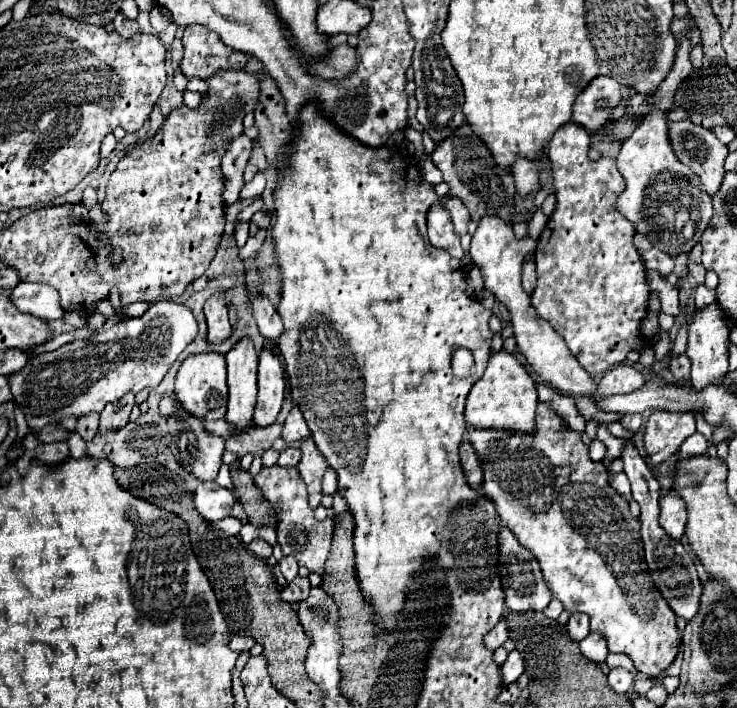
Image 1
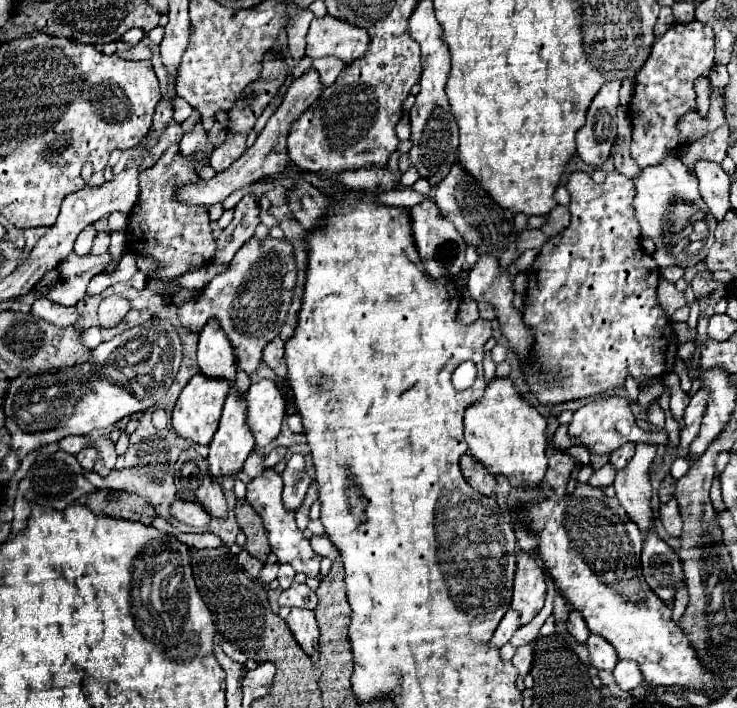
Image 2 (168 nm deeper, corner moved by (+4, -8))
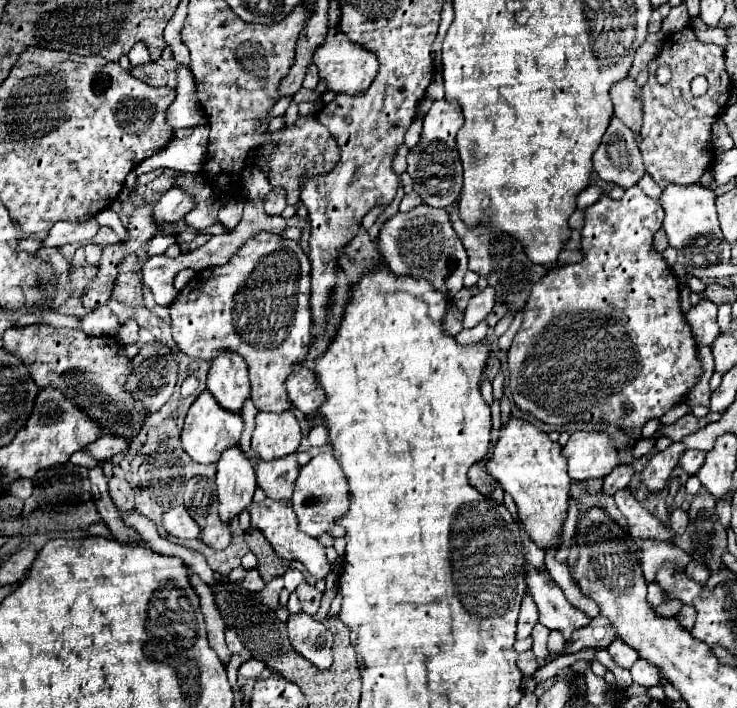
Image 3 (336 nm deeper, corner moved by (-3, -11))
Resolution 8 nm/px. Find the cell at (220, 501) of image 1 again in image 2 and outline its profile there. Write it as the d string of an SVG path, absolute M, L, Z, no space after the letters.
M177 500L171 508L171 514L189 526L207 526L211 522L211 516L207 516L207 510L199 502Z

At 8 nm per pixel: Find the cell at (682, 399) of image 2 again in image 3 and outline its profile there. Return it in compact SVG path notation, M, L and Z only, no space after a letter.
M686 451L680 459L680 467L684 469L686 475L696 475L698 467L702 467L704 459L706 459L706 455L702 451Z

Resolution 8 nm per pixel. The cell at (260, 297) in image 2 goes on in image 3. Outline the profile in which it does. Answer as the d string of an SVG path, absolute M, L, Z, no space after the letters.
M262 233L262 235L256 235L254 239L248 239L240 249L238 253L232 255L230 263L222 265L222 267L208 267L208 269L202 269L194 275L194 279L186 285L186 289L182 289L178 293L178 297L172 301L170 305L170 319L172 319L172 335L174 335L174 343L176 347L188 355L188 357L194 357L194 359L206 359L206 361L212 361L214 357L218 357L218 353L222 351L234 351L238 355L242 355L248 363L248 373L250 373L250 381L252 381L252 401L254 405L260 409L260 411L292 411L294 409L294 403L290 401L290 397L286 395L286 375L290 375L290 367L294 367L294 363L304 363L306 361L306 353L308 353L308 347L312 343L312 335L310 335L310 329L312 329L312 317L310 317L310 261L308 261L308 255L304 255L302 247L296 243L296 241L288 241L284 239L282 235L274 235L274 233Z

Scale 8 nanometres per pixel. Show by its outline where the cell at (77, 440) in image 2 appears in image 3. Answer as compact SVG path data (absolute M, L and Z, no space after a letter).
M104 435L104 437L98 437L94 443L90 443L84 451L90 453L94 459L104 461L104 459L110 459L112 455L116 455L116 453L128 451L128 447L130 447L130 441L126 441L122 437Z

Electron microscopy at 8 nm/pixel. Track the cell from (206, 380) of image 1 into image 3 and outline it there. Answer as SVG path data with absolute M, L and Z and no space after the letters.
M202 391L186 415L186 423L182 429L182 449L196 463L204 463L204 465L216 463L220 459L222 451L238 445L242 429L244 429L244 421L238 413L230 413L230 411L222 409L210 391Z

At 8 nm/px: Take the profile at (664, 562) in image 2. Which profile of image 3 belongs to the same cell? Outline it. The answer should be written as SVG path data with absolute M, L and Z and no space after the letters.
M652 583L652 585L648 585L648 603L650 603L650 607L654 609L654 607L658 607L662 601L664 601L664 593L662 593L662 589L658 587L658 583Z

